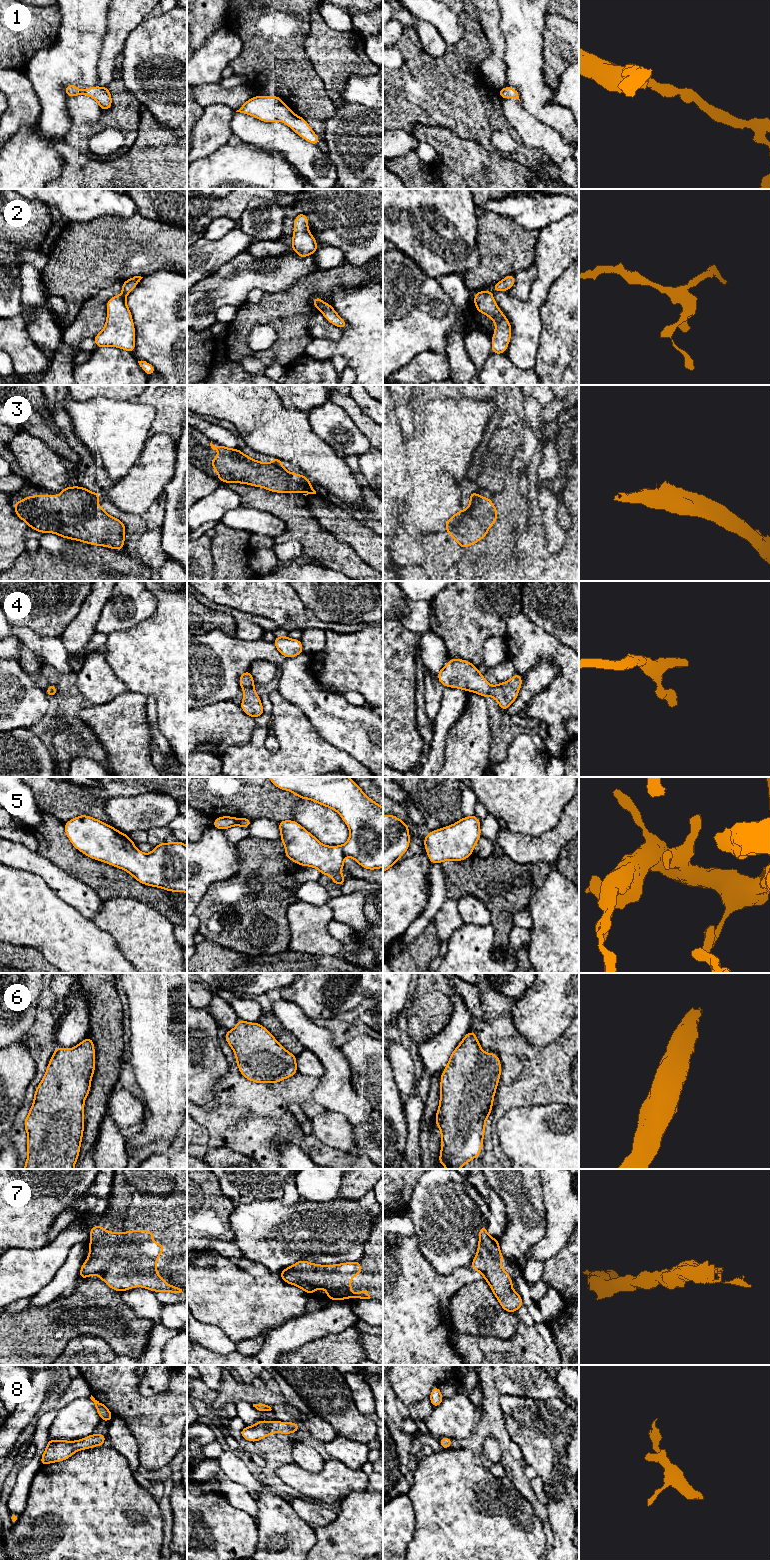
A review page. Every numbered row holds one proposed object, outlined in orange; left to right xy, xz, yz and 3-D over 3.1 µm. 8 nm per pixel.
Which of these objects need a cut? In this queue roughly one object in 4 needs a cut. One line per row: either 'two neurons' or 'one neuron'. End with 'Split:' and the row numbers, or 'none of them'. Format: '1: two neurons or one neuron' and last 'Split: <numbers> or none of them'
1: one neuron
2: one neuron
3: one neuron
4: one neuron
5: one neuron
6: one neuron
7: one neuron
8: one neuron
Split: none of them

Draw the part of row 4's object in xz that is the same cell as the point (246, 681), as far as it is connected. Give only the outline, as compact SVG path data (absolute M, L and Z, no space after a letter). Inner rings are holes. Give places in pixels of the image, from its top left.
M249 669L240 675L239 684L244 693L244 698L240 704L242 710L254 719L263 715L265 712L259 696L253 688L255 683Z

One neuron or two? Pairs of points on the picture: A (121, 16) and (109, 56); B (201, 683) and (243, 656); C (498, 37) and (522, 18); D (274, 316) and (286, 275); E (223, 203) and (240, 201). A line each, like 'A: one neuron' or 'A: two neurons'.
A: one neuron
B: one neuron
C: two neurons
D: two neurons
E: one neuron

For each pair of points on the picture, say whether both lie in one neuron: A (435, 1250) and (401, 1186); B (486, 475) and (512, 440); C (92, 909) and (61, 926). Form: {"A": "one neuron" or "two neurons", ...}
{"A": "two neurons", "B": "one neuron", "C": "two neurons"}

